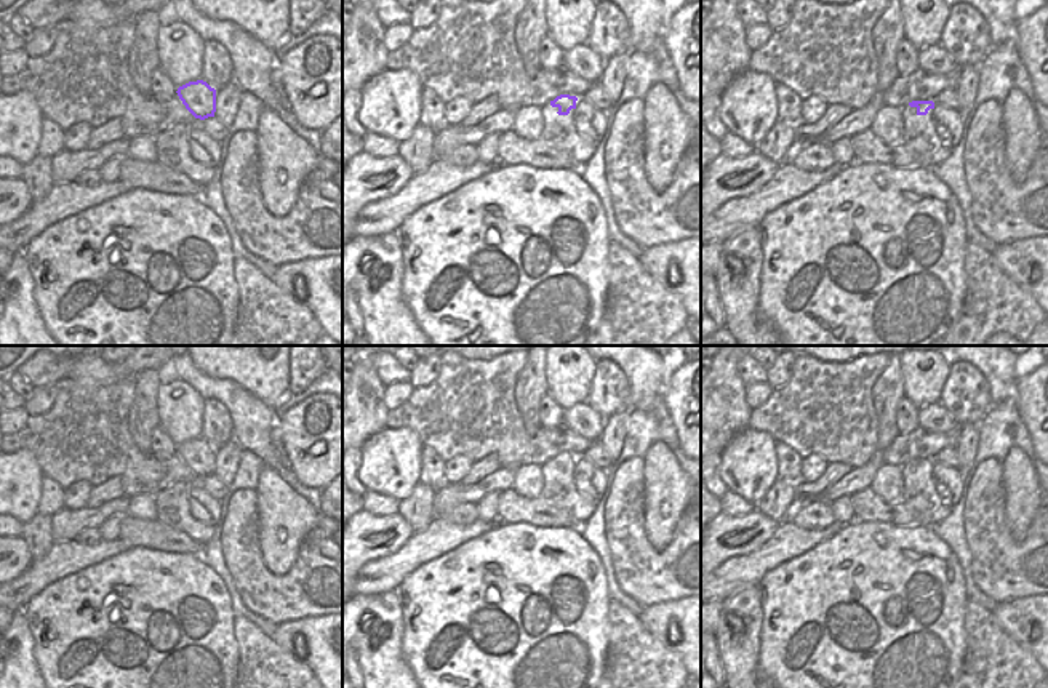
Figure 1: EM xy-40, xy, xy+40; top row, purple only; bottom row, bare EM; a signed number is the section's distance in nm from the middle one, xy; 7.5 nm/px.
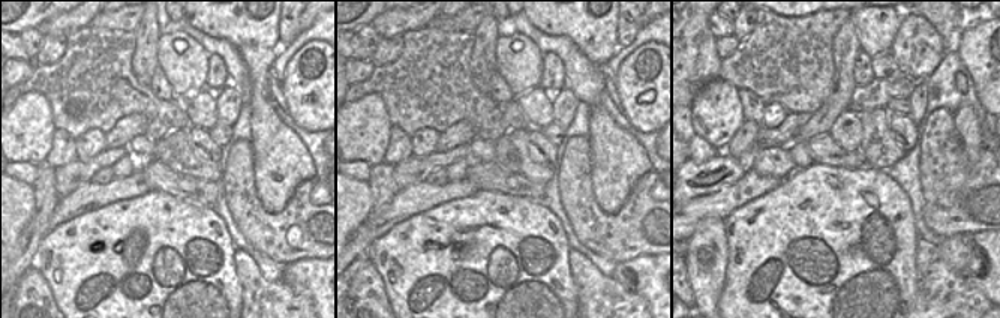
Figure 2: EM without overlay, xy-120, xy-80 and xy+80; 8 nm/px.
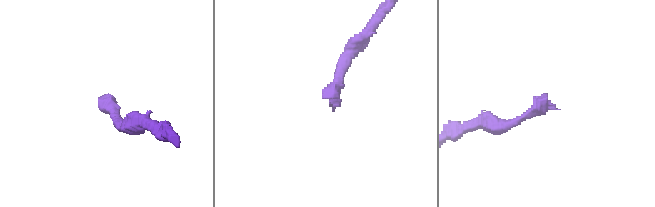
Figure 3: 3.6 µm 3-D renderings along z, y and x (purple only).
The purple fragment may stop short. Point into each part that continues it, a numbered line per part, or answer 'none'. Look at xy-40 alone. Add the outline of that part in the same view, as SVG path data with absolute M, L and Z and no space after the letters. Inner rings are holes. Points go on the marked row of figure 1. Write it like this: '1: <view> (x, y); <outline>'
none

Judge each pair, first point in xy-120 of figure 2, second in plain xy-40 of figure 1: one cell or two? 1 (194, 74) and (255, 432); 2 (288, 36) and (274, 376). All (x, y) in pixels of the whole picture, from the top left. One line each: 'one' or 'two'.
1: one
2: two

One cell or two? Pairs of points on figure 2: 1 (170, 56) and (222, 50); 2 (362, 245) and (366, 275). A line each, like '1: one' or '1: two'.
1: one
2: two

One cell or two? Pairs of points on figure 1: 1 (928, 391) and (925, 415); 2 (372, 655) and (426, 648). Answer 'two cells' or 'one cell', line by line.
1: two cells
2: two cells

